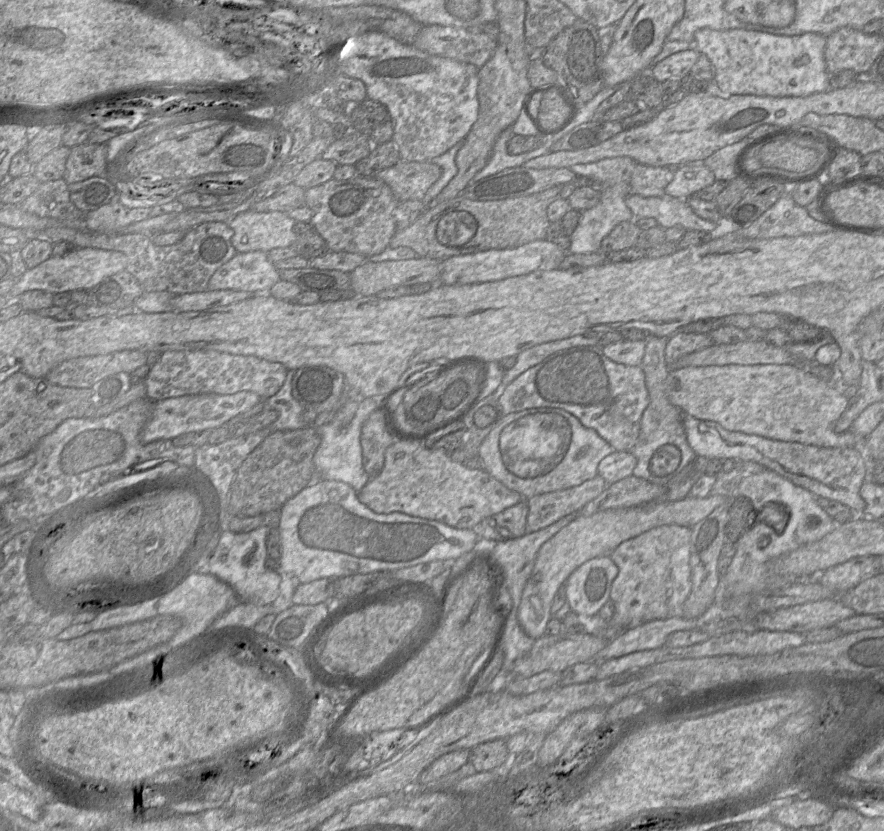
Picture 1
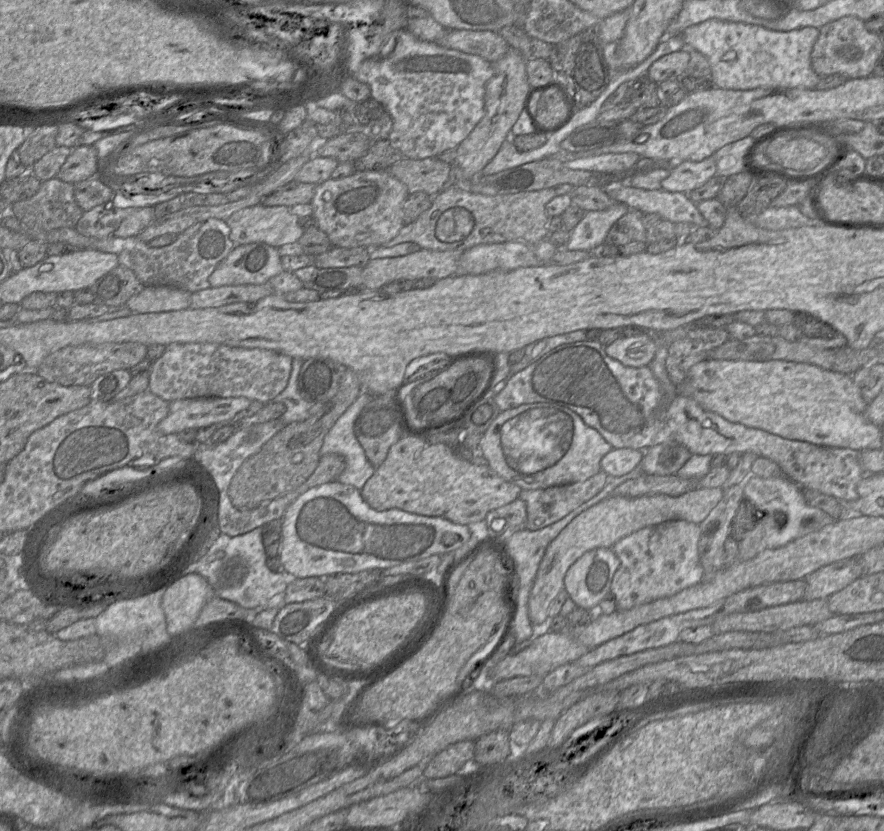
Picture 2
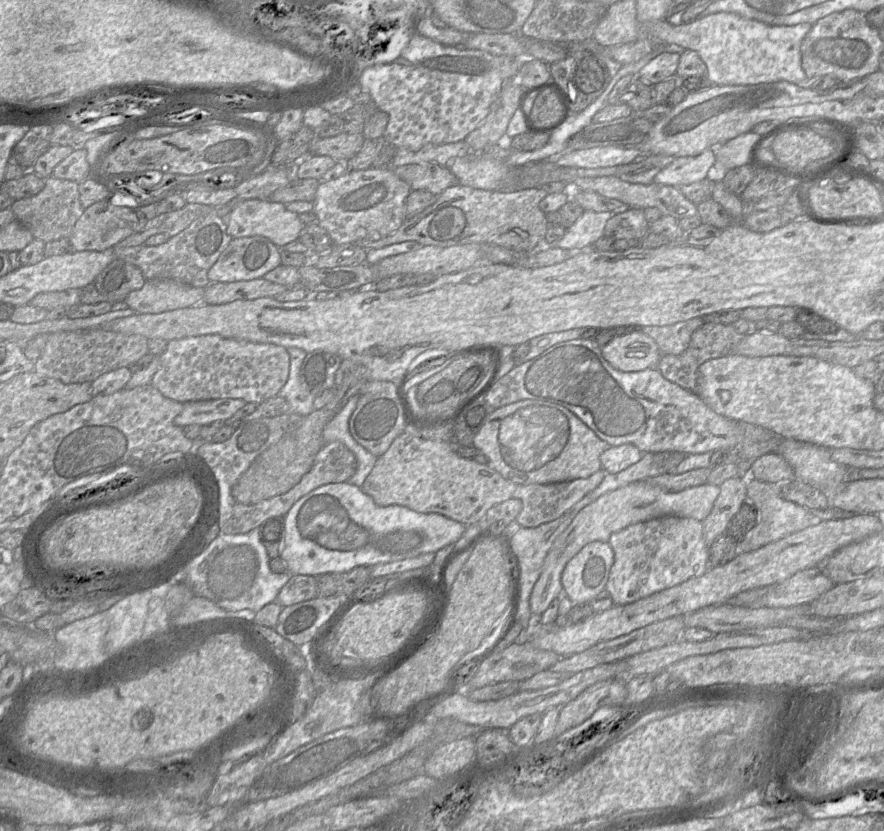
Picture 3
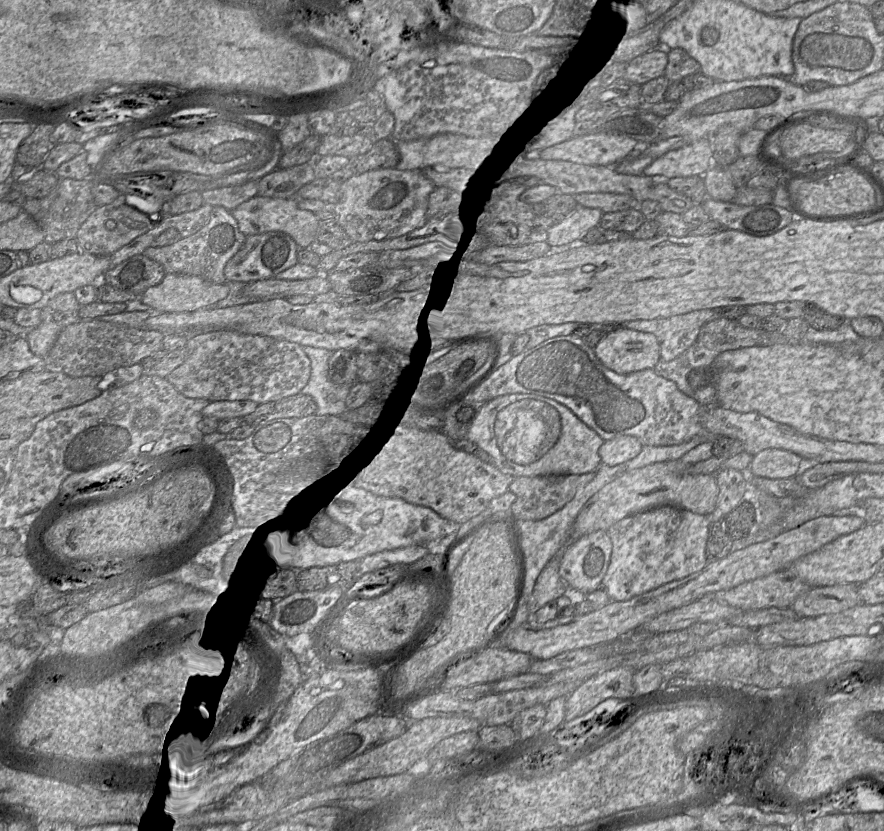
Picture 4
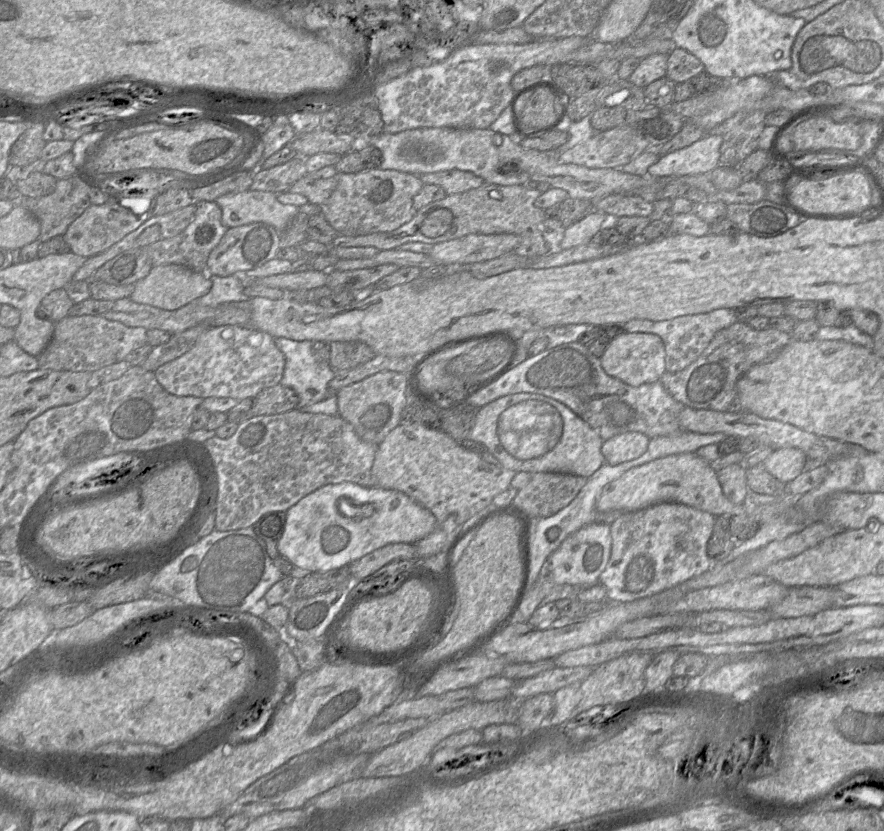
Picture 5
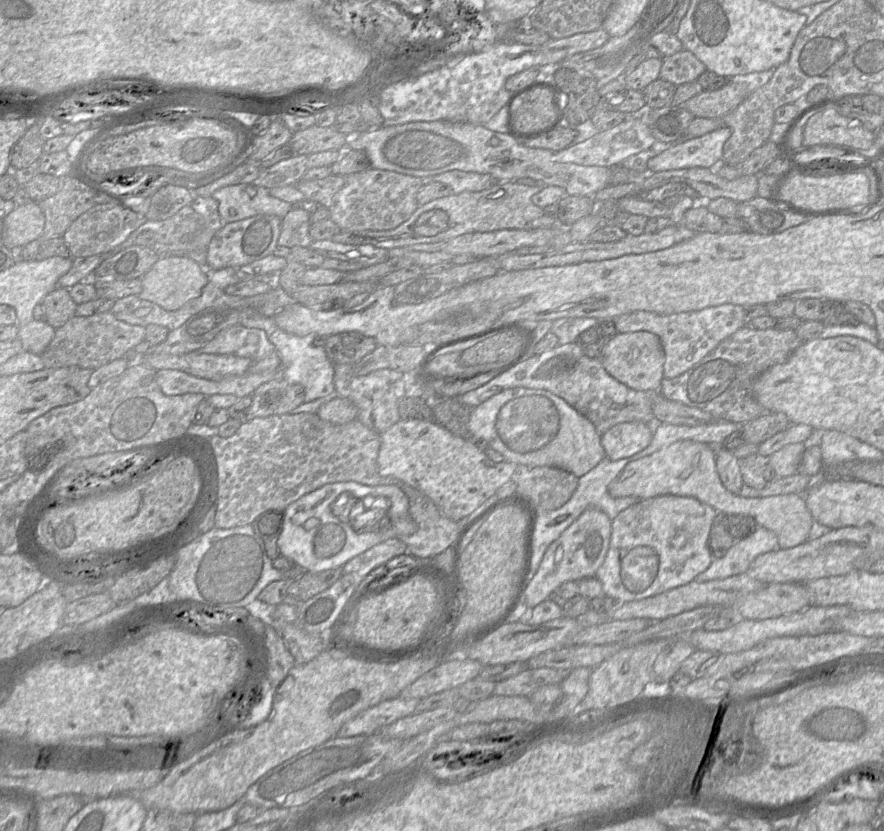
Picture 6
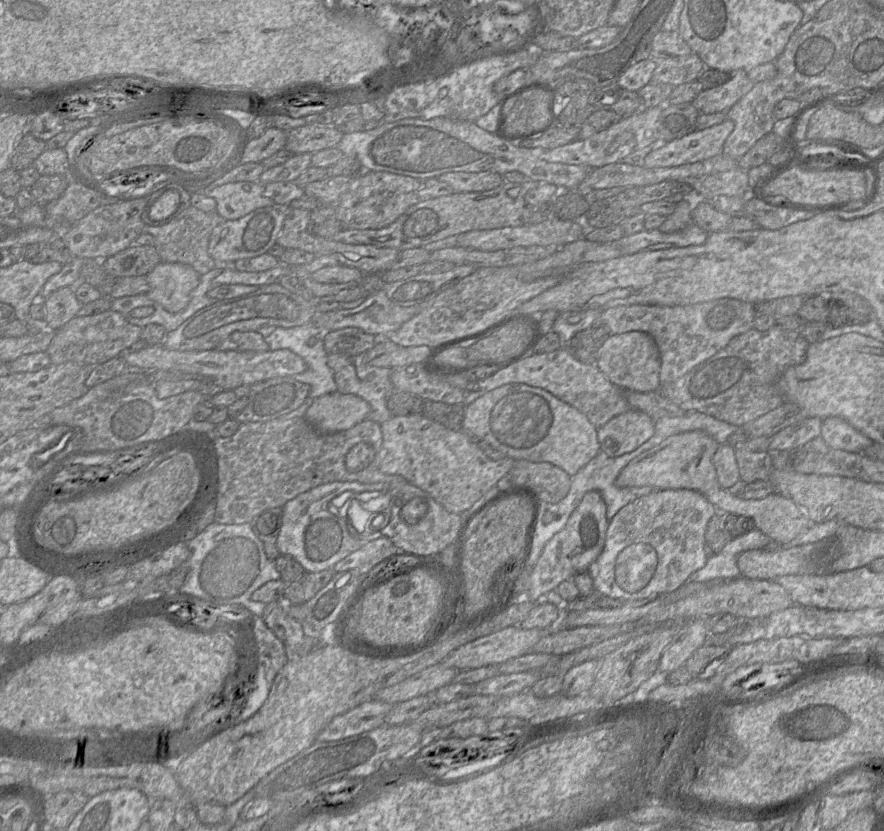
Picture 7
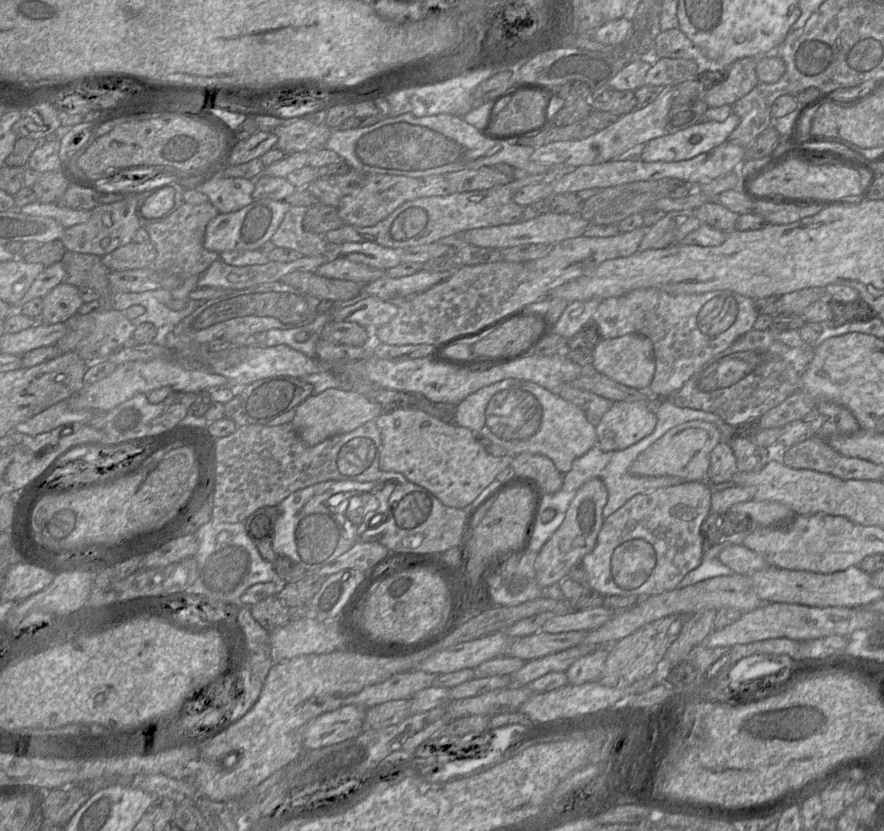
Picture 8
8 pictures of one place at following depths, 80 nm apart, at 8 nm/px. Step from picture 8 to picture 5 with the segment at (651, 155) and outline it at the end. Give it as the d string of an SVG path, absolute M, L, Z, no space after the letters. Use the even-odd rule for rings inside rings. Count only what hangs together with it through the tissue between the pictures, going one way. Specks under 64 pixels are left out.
M705 134L691 145L661 156L648 169L651 178L677 178L691 174L709 174L719 166L720 135Z

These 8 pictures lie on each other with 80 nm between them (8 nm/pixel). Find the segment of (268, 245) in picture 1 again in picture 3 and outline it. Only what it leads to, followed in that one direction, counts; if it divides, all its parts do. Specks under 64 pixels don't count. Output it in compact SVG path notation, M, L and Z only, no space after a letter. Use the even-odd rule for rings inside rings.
M269 199L239 201L234 208L222 218L227 227L227 233L232 238L263 236L278 247L284 247L299 239L305 226L300 220L299 214L288 210L283 203L273 202Z

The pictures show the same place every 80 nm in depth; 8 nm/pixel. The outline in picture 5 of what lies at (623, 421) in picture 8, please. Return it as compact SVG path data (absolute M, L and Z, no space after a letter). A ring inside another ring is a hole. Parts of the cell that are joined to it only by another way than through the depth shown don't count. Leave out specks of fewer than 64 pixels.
M625 432L603 441L601 452L606 463L615 466L640 457L650 438L640 432Z

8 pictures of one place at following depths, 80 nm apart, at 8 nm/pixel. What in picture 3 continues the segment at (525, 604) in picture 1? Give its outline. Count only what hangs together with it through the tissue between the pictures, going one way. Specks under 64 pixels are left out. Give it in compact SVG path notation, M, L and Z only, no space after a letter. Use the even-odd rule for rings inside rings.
M635 481L608 492L585 506L578 512L565 531L556 538L545 558L541 574L530 597L530 609L533 617L539 617L553 599L563 593L562 572L566 564L585 545L594 541L608 542L613 533L630 525L667 516L693 518L702 522L711 512L719 492L719 486L709 483L679 492L671 492L650 485L645 481Z

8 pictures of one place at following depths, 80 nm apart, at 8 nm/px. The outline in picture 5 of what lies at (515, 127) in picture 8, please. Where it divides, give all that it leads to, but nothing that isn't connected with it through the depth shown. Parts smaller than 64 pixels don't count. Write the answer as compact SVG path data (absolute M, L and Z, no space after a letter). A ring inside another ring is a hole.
M545 86L521 95L514 111L523 131L530 132L554 122L560 114L561 104L554 91Z

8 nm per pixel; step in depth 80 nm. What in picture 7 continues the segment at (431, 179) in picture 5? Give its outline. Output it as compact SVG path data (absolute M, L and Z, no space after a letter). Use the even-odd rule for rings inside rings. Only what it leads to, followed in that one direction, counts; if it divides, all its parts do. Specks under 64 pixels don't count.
M494 171L447 172L438 179L452 186L454 193L487 191L500 186L504 176Z

